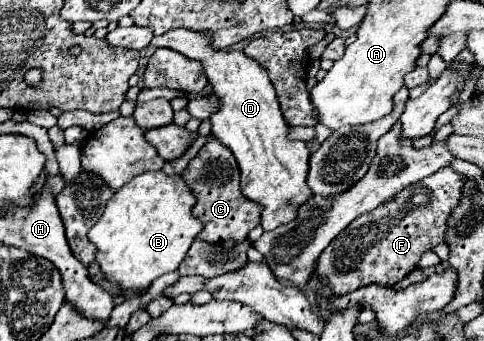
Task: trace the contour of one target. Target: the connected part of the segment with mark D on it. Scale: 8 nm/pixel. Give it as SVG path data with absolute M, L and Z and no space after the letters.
M170 29L170 33L154 37L152 47L168 47L202 63L202 71L212 89L210 95L218 99L218 111L210 115L212 135L234 153L240 165L242 193L264 207L260 225L264 231L272 231L292 221L296 209L312 197L306 185L310 153L302 141L288 139L288 127L266 69L238 49L214 49L210 45L210 33L192 29Z

